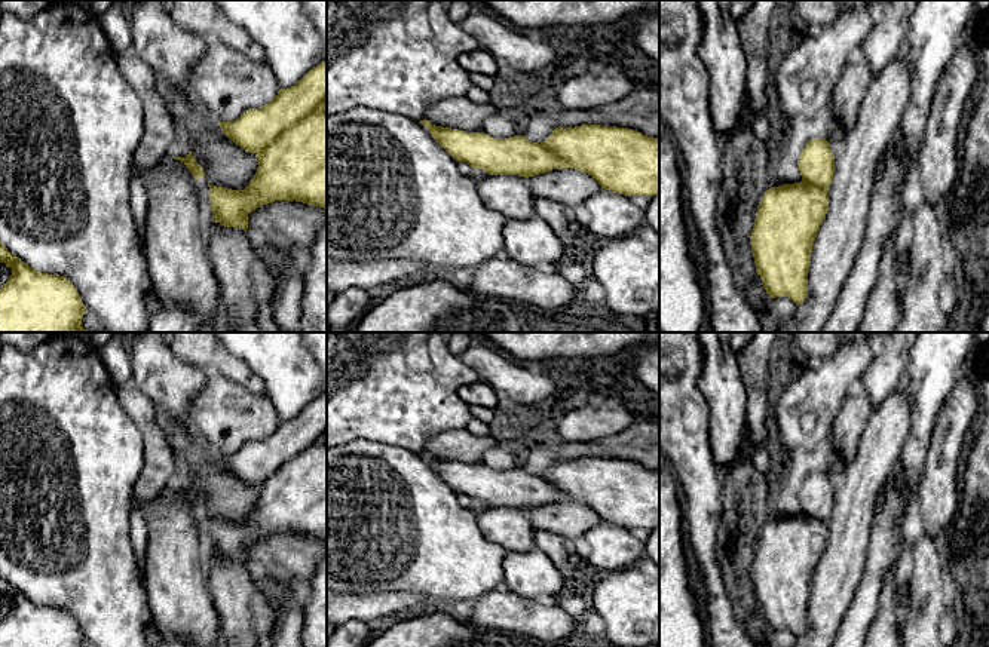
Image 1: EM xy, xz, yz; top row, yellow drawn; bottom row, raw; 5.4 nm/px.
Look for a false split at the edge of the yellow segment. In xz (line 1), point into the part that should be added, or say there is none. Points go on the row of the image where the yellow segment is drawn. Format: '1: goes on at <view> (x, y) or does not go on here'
1: does not go on here

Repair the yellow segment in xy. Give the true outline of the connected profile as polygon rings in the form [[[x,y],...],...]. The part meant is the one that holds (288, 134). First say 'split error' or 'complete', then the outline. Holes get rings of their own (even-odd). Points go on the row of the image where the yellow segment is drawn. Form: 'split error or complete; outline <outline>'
complete; outline [[[327,61],[260,108],[245,110],[235,122],[218,122],[223,134],[258,157],[255,175],[244,190],[208,183],[212,223],[248,230],[248,214],[275,200],[296,200],[327,209]]]

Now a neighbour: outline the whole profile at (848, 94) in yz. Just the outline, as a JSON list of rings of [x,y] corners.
[[[860,50],[855,52],[841,73],[829,108],[846,134],[857,122],[864,93],[872,79],[869,61]]]

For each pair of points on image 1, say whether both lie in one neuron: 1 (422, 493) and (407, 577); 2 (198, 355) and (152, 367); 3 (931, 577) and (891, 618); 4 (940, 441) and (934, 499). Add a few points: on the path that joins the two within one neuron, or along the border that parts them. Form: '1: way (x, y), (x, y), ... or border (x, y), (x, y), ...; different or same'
1: way (416, 514), (416, 557); same
2: border (168, 347), (177, 356), (208, 374); different
3: border (905, 606), (900, 631); different
4: way (940, 456), (939, 484); same

